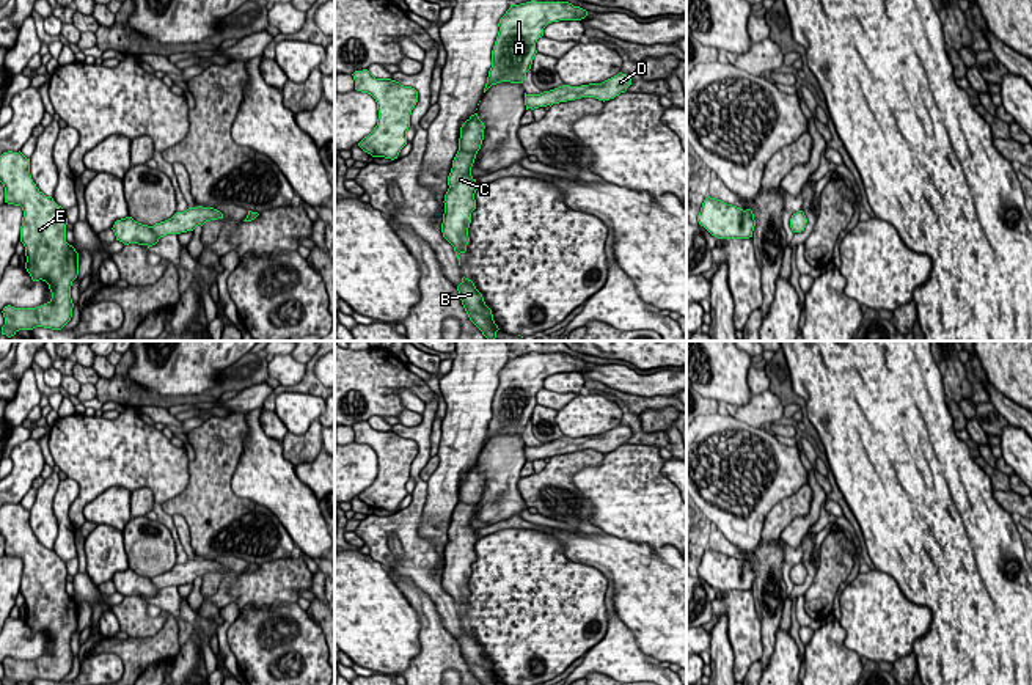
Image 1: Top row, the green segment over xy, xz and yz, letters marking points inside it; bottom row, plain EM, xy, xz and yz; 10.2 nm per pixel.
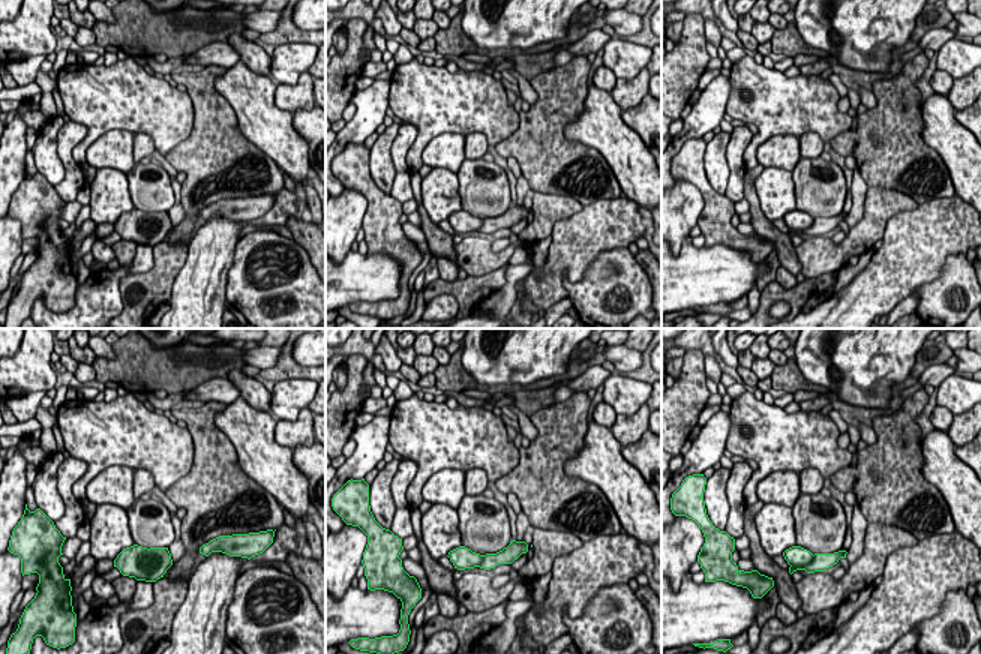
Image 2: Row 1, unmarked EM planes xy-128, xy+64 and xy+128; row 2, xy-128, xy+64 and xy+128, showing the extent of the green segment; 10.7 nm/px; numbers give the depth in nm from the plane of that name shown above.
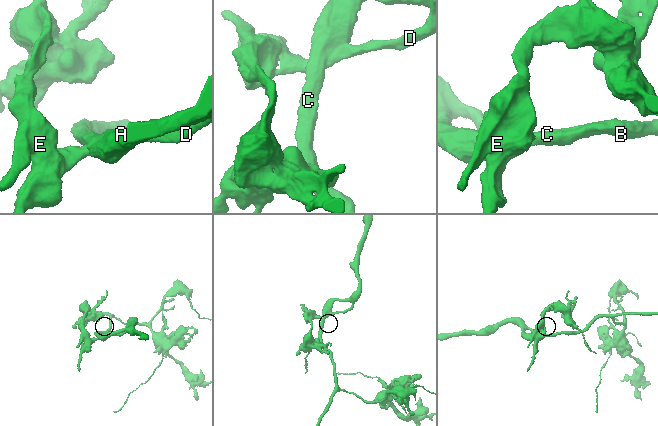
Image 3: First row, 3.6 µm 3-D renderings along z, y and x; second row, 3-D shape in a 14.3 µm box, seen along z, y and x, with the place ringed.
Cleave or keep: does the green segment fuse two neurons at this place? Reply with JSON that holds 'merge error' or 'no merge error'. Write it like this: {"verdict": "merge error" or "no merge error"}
{"verdict": "no merge error"}

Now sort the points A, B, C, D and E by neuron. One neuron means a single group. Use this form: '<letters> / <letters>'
A B C D E

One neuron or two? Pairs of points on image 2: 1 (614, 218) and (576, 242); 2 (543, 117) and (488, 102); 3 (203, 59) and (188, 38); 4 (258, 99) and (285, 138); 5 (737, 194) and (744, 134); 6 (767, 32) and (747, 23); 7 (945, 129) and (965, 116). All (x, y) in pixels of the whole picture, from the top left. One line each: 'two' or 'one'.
1: one
2: two
3: two
4: one
5: one
6: one
7: two

